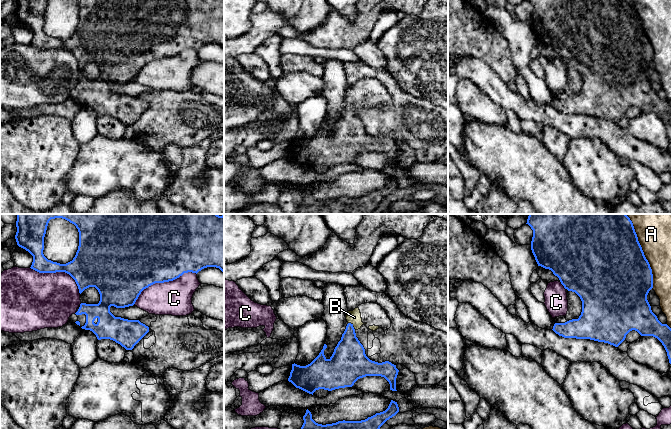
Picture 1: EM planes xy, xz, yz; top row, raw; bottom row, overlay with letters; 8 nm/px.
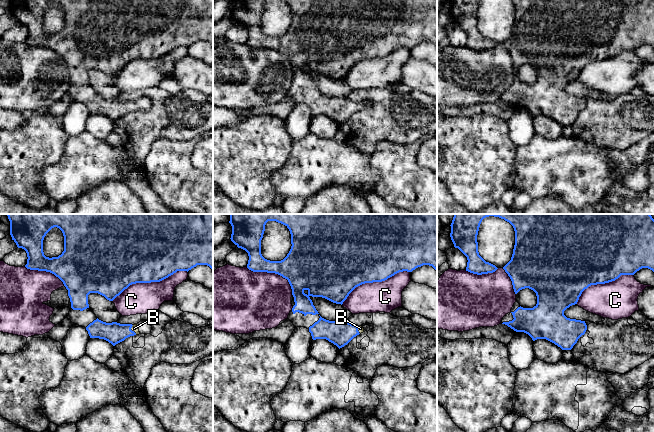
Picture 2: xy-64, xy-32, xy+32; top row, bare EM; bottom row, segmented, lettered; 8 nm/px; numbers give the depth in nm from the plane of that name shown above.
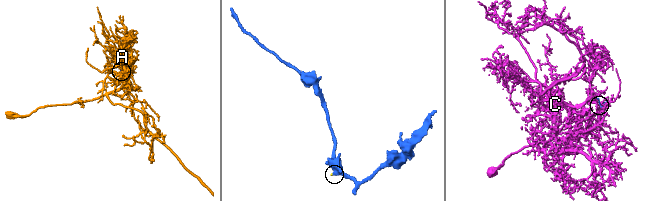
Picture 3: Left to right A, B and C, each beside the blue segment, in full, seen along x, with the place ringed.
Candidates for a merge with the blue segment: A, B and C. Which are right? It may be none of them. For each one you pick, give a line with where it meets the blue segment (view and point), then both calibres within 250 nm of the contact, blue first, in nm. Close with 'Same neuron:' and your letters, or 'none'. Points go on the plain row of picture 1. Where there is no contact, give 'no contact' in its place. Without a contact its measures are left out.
B: meets blue in xz at (352, 101); 260 nm thick on the blue side, 110 nm on the other
Same neuron: B

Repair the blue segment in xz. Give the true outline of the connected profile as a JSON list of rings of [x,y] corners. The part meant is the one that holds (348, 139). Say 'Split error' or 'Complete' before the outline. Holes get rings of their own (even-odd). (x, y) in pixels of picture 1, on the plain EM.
Split error. [[[364,79],[346,91],[348,98],[341,116],[327,135],[324,120],[319,131],[308,141],[292,140],[288,157],[296,164],[309,170],[319,165],[332,167],[352,163],[354,159],[366,152],[384,153],[390,160],[390,166],[396,166],[396,154],[399,146],[389,137],[378,139],[370,136],[363,121],[356,113],[355,107],[365,101],[375,107],[378,104],[391,103],[391,96],[385,86],[376,79]]]

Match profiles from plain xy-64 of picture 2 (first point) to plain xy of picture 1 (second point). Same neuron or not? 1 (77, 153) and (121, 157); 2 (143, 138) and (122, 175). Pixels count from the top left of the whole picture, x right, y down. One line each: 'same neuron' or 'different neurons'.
1: same neuron
2: different neurons

